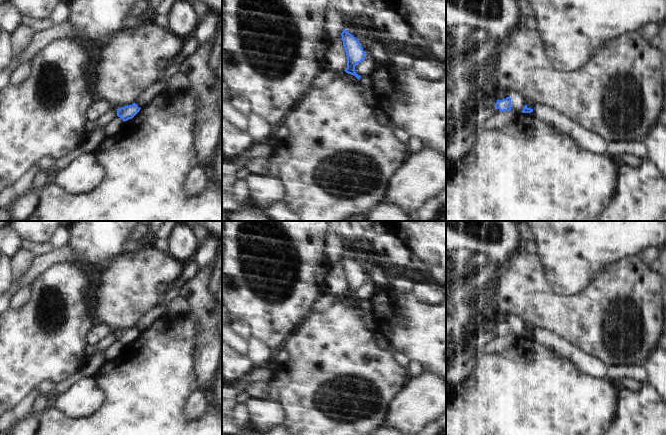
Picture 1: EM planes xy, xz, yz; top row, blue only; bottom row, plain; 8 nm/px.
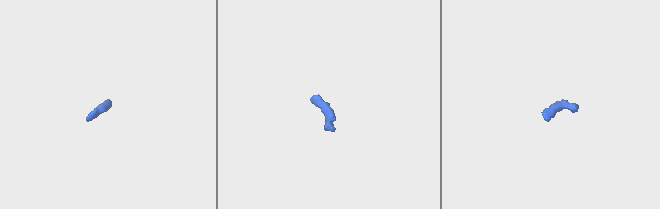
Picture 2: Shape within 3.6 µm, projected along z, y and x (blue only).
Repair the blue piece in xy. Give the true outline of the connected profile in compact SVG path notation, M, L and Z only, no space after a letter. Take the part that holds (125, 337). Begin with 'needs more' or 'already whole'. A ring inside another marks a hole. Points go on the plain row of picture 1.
already whole; M133 327L130 330L125 330L117 333L117 340L120 341L124 346L132 343L141 332L138 331L136 327Z

